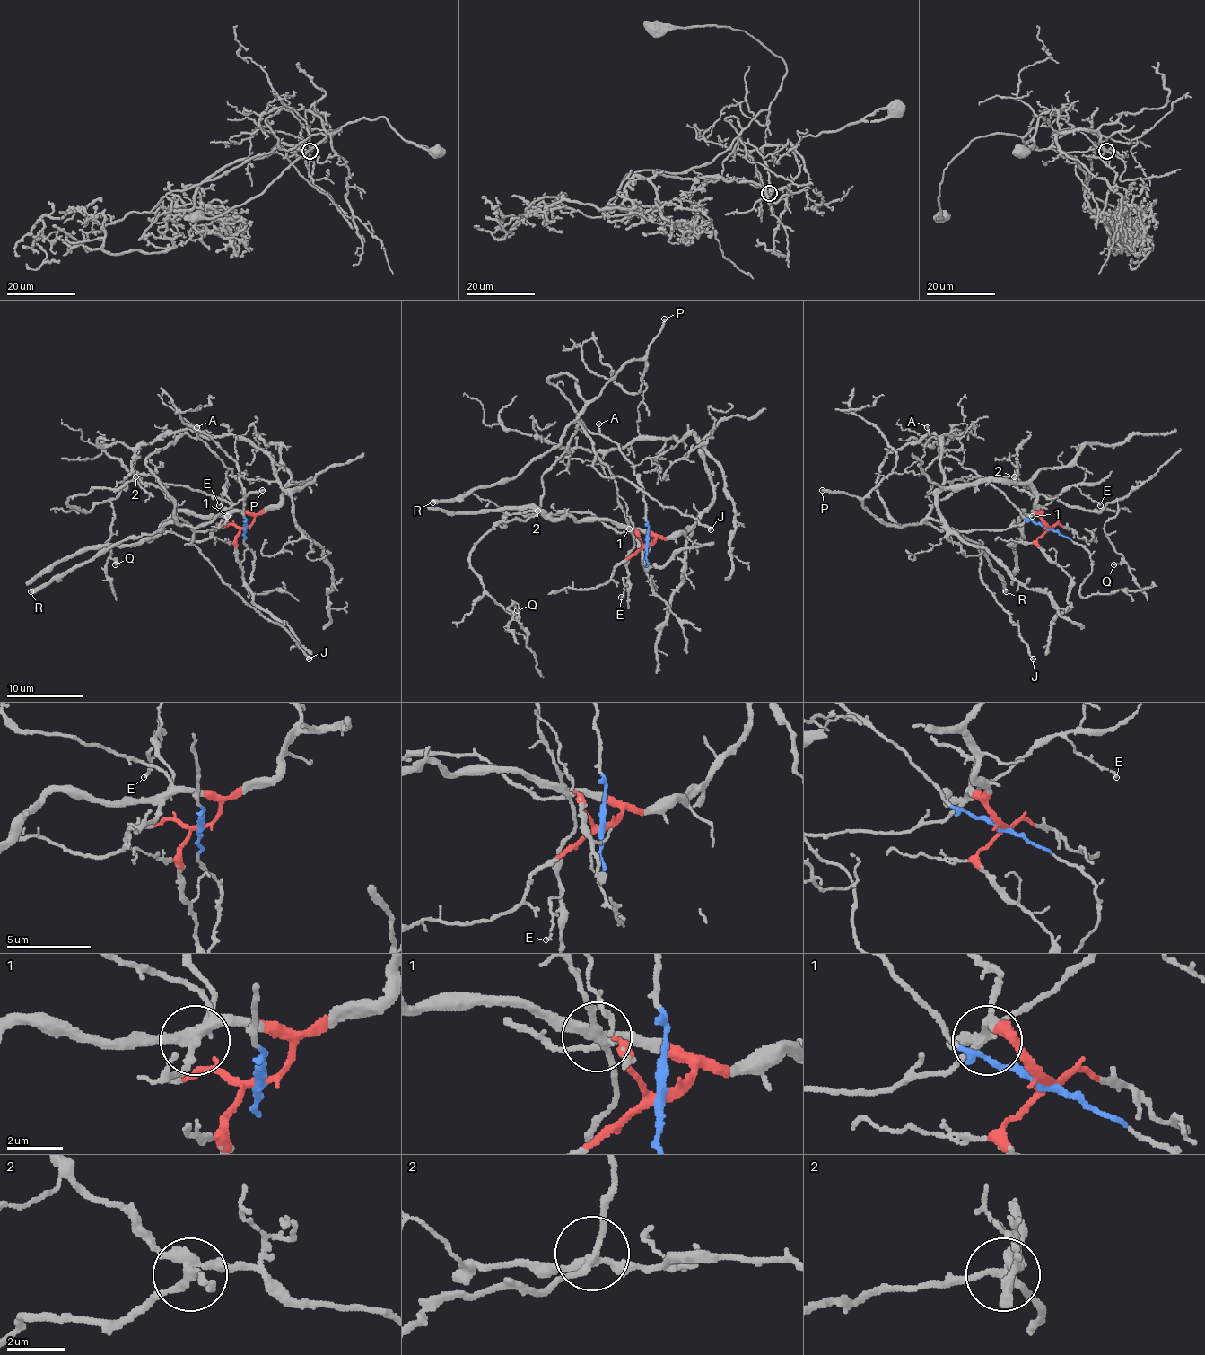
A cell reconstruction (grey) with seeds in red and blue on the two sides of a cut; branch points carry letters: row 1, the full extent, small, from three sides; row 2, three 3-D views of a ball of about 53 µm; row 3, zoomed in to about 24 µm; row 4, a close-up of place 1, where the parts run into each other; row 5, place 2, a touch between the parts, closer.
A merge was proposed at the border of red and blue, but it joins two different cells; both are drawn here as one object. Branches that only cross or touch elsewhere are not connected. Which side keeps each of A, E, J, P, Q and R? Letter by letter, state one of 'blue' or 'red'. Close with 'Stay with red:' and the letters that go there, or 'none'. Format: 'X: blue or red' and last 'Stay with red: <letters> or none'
A: blue
E: blue
J: blue
P: blue
Q: blue
R: blue
Stay with red: none

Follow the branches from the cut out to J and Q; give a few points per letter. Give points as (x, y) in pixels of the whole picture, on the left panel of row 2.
J: (246, 528), (241, 486), (201, 440), (184, 434), (147, 461), (192, 544), (309, 660)
Q: (246, 528), (241, 486), (184, 434), (147, 461), (182, 525), (140, 476), (68, 500), (110, 503), (115, 565)

